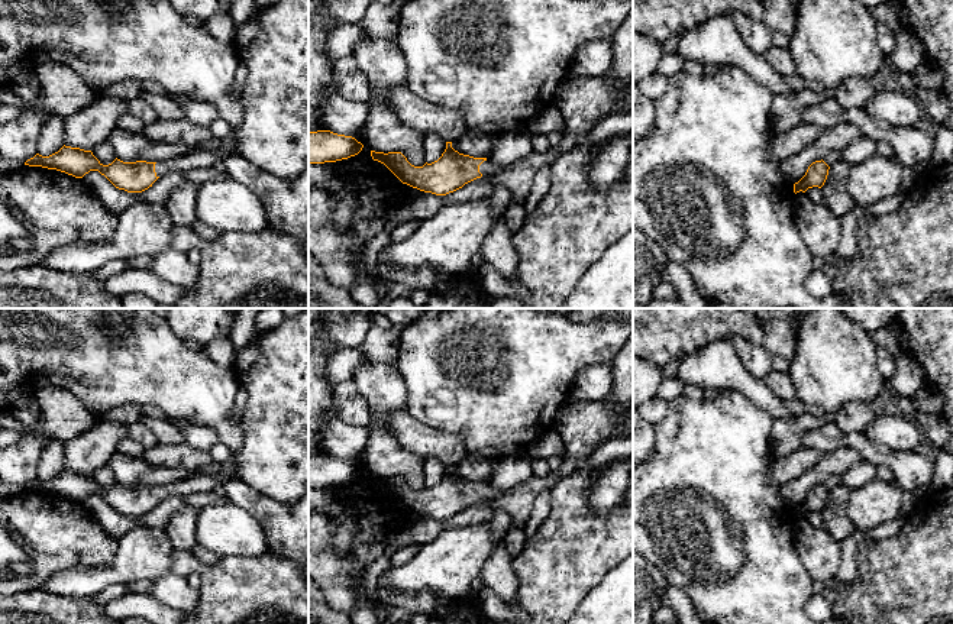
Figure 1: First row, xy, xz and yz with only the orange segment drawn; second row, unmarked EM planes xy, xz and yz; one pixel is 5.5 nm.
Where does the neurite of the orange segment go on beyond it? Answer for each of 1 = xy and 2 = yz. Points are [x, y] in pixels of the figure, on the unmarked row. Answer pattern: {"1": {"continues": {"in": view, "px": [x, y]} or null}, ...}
{"1": {"continues": {"in": "xy", "px": [207, 481]}}, "2": {"continues": null}}

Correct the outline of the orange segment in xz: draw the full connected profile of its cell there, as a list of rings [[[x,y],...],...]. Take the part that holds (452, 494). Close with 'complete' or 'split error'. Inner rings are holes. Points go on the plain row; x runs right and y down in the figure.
[[[446,466],[446,473],[437,485],[423,491],[411,489],[401,476],[371,475],[371,481],[384,488],[403,508],[436,520],[446,520],[476,502],[488,502],[503,494],[487,482],[459,478],[452,472],[452,466]]] | split error

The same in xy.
[[[229,465],[193,473],[184,481],[167,486],[123,486],[116,482],[112,488],[103,489],[91,475],[64,469],[58,476],[49,481],[36,478],[33,482],[28,484],[25,489],[56,494],[75,502],[83,502],[90,495],[98,495],[116,513],[127,517],[142,517],[152,511],[164,498],[193,492],[210,492],[232,476],[235,476],[235,471],[233,466]]] | split error

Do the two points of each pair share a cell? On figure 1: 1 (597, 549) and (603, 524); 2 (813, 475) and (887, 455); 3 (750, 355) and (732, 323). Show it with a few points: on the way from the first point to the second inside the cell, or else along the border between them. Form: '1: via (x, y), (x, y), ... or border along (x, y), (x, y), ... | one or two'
1: via (597, 543), (603, 537), (603, 530) | one
2: border along (827, 452), (853, 449), (862, 458) | two
3: border along (730, 338), (745, 338), (769, 352) | two

